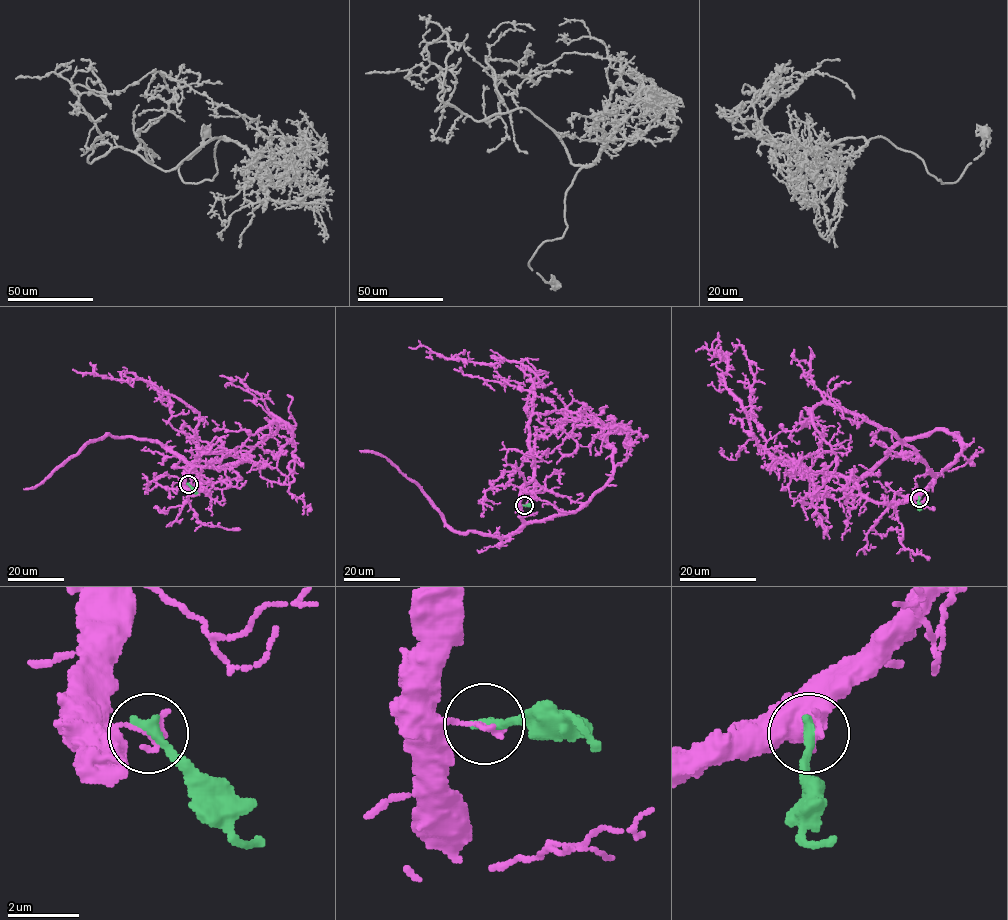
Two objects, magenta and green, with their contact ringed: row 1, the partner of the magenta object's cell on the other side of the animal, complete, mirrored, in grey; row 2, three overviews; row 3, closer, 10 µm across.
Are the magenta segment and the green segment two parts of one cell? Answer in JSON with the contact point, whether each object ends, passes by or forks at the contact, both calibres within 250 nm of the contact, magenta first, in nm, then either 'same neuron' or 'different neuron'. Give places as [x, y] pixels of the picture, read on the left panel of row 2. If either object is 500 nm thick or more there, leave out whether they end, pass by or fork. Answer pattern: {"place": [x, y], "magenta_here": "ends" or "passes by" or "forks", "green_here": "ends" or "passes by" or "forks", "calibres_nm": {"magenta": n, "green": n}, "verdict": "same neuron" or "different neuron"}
{"place": [188, 484], "magenta_here": "ends", "green_here": "ends", "calibres_nm": {"magenta": 200, "green": 320}, "verdict": "different neuron"}

